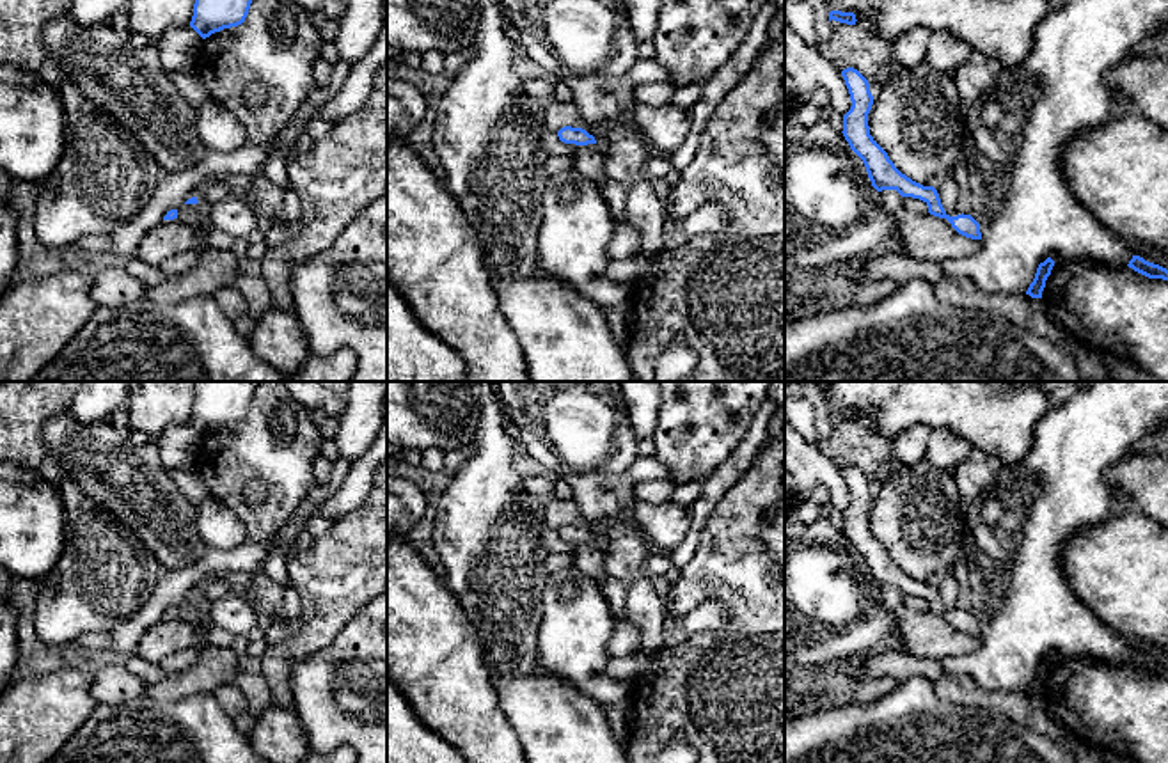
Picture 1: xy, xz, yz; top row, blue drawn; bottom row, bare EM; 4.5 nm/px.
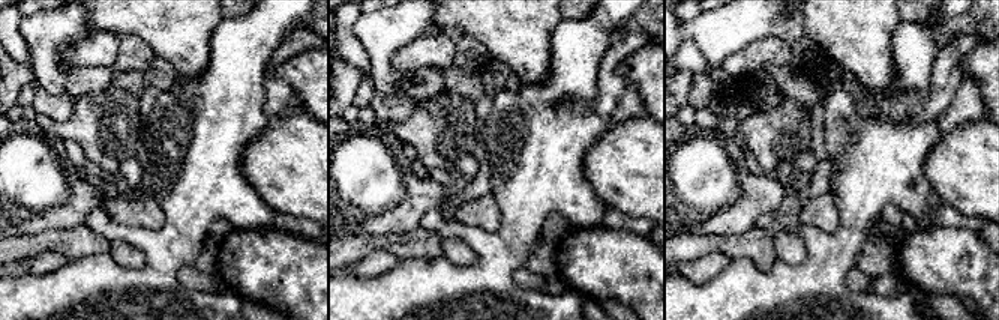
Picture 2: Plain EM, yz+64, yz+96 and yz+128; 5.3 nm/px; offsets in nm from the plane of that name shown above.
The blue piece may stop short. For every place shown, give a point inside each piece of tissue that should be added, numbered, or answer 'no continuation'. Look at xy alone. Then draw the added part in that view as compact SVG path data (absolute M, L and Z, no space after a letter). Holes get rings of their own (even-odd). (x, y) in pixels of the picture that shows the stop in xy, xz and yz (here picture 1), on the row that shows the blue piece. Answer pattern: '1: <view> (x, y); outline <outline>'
no continuation

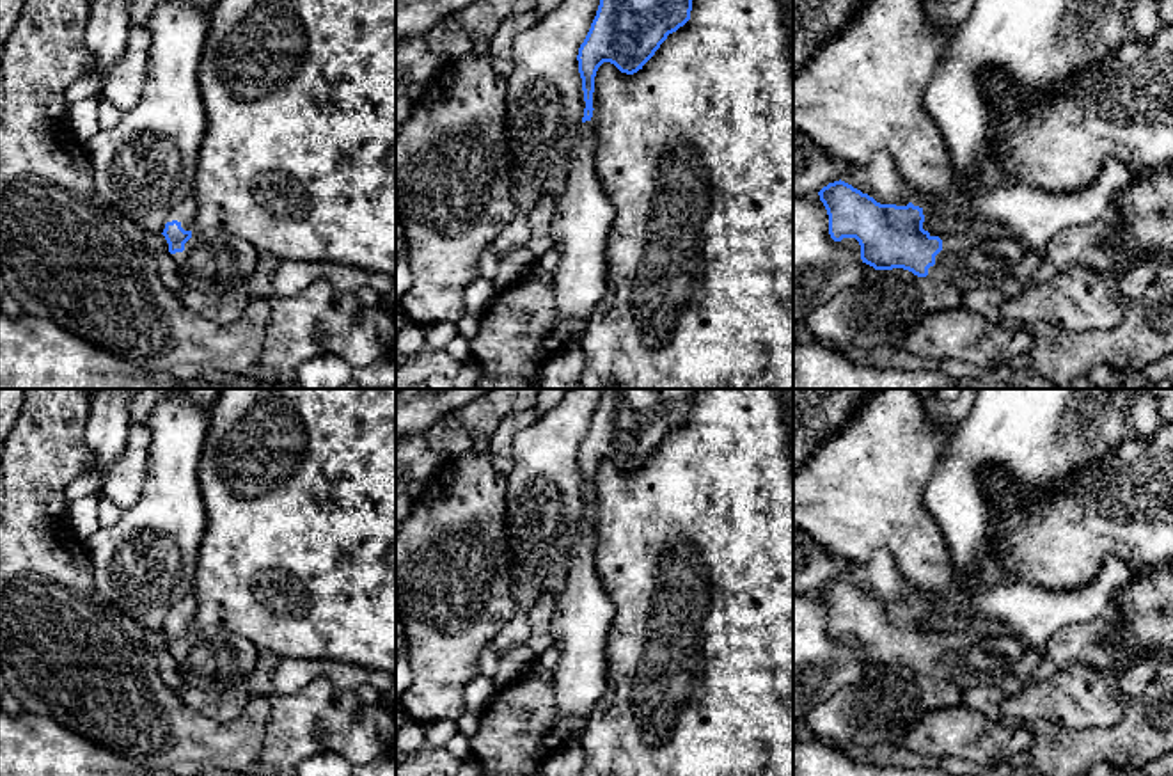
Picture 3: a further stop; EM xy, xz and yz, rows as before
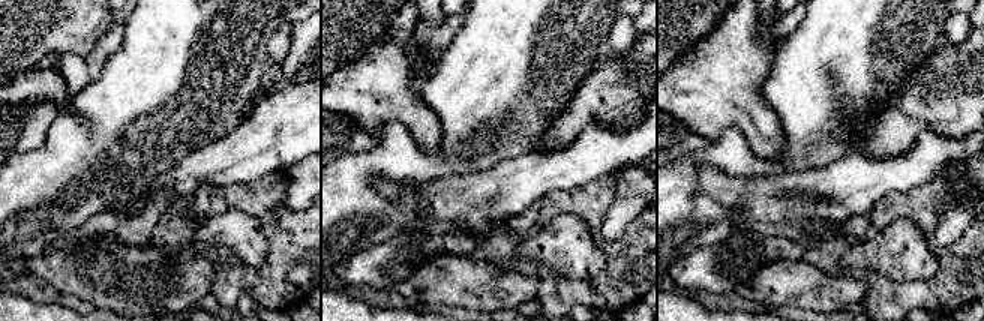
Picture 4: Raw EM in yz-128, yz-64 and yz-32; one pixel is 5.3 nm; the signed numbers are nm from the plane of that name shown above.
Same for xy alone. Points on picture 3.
1: xy (185, 212); outline M190 195L170 208L165 224L177 220L185 231L192 231L195 217L197 217L197 199Z

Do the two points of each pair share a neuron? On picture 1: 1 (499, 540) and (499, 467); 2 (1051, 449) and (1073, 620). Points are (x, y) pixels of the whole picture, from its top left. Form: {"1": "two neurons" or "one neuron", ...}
{"1": "one neuron", "2": "one neuron"}

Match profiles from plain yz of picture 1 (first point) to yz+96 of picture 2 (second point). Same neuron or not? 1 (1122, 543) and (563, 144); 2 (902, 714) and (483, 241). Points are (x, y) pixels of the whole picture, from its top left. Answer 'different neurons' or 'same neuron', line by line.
1: different neurons
2: same neuron

